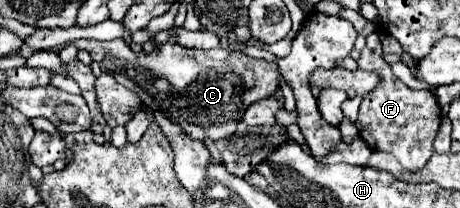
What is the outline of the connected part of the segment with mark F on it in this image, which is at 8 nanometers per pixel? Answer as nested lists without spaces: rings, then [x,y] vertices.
[[[370,33],[366,37],[366,47],[360,51],[358,69],[372,71],[382,77],[378,89],[368,93],[360,105],[360,115],[356,121],[360,137],[374,149],[374,151],[390,151],[398,161],[410,169],[420,171],[428,159],[434,153],[432,141],[440,127],[440,105],[436,101],[436,95],[428,89],[414,91],[406,87],[390,69],[390,65],[382,59],[382,47],[380,47],[380,35]]]

